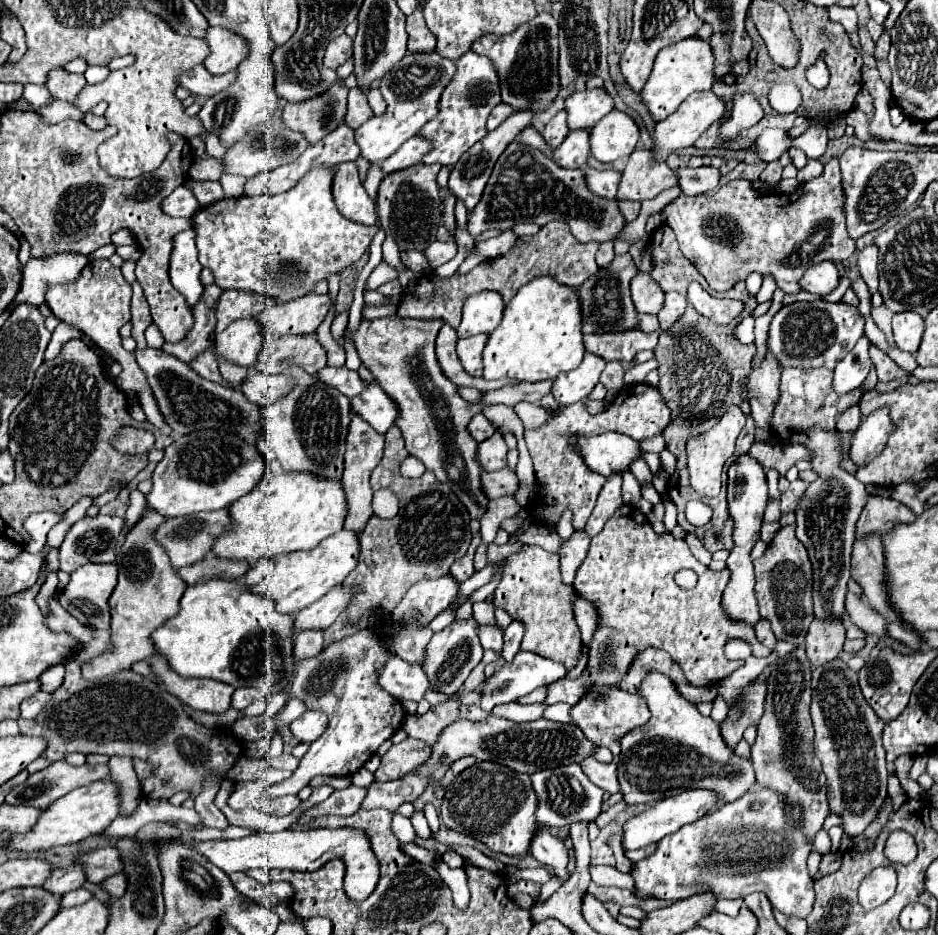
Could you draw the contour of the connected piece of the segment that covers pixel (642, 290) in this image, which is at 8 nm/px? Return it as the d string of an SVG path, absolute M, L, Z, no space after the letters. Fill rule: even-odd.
M637 271L637 275L631 279L631 299L639 313L657 315L663 305L663 291L649 273Z

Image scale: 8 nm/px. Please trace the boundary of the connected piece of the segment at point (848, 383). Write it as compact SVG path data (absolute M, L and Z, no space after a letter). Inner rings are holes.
M861 337L857 341L857 345L837 363L835 377L833 377L833 389L839 395L845 395L845 393L857 389L865 381L865 377L871 369L871 359L867 353L869 345L871 345L871 341L867 337Z

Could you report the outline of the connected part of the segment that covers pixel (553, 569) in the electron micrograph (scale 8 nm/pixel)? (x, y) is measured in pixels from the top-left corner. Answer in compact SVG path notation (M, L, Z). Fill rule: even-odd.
M525 545L521 551L507 557L507 565L501 583L495 589L495 607L505 609L513 619L525 623L523 651L533 651L549 659L561 661L567 669L573 669L583 655L581 631L575 623L573 601L577 593L571 585L561 581L559 555L547 553L543 547Z

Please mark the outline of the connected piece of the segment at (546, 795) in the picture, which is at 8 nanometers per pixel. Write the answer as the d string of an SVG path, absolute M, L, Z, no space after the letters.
M563 765L557 769L543 769L531 775L531 785L537 795L535 817L547 827L567 827L575 821L593 821L601 813L603 789L593 785L579 765Z

